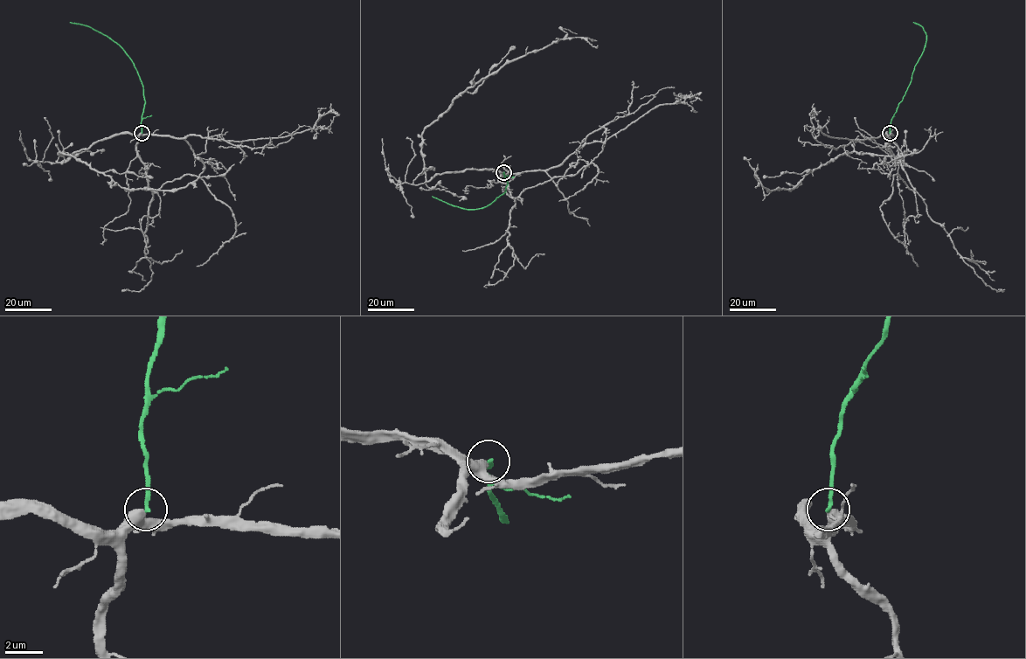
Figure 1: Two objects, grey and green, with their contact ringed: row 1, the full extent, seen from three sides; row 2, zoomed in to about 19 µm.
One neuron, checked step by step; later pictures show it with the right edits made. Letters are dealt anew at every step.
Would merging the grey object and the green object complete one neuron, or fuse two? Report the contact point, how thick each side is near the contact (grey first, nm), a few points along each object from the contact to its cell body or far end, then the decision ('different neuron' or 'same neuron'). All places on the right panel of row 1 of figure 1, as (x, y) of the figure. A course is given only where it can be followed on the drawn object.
at (890, 133); 380 nm thick on the grey side, 200 nm on the other; grey runs (890, 133), (897, 160), (839, 155), (793, 189), (767, 190), (754, 176), (762, 200); green runs (890, 133), (890, 121), (926, 42), (925, 32), (913, 22); different neuron

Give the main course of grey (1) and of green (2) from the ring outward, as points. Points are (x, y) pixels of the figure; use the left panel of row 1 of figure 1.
1: (142, 133), (105, 137), (67, 160), (58, 153), (126, 189), (176, 190), (198, 177), (222, 176), (235, 200)
2: (142, 133), (143, 87), (134, 64), (115, 42), (84, 24), (70, 22)

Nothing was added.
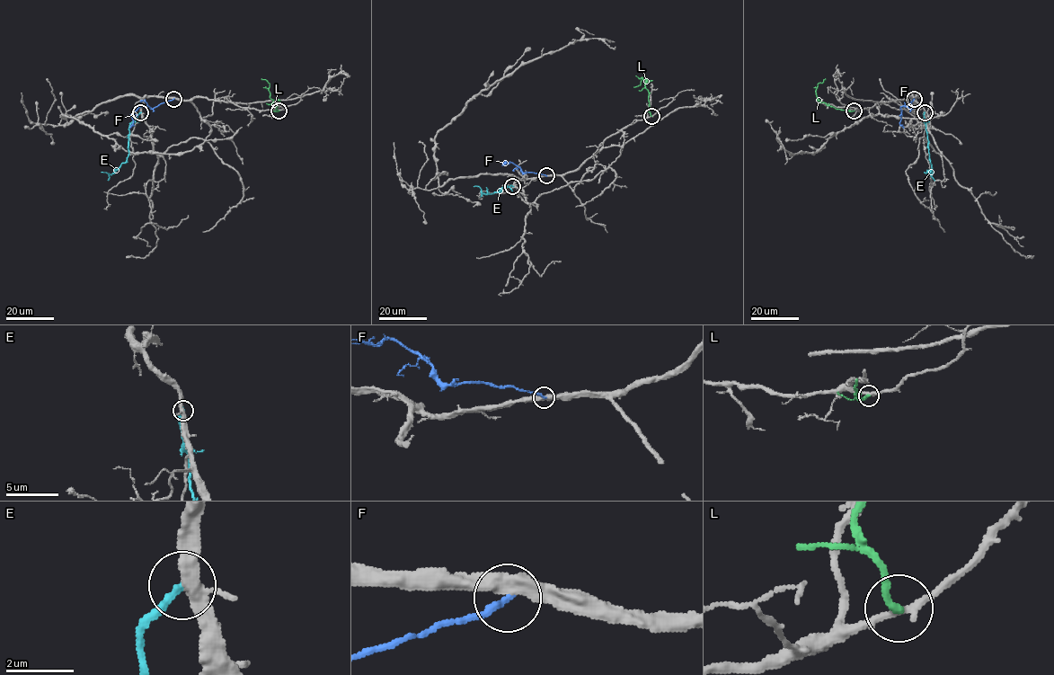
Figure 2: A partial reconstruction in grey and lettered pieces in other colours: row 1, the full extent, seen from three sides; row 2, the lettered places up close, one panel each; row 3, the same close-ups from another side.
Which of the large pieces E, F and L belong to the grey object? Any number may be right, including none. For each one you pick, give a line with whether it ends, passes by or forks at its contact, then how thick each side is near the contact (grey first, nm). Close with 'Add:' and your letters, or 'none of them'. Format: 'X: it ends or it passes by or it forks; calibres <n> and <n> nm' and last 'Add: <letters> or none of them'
Add: none of them

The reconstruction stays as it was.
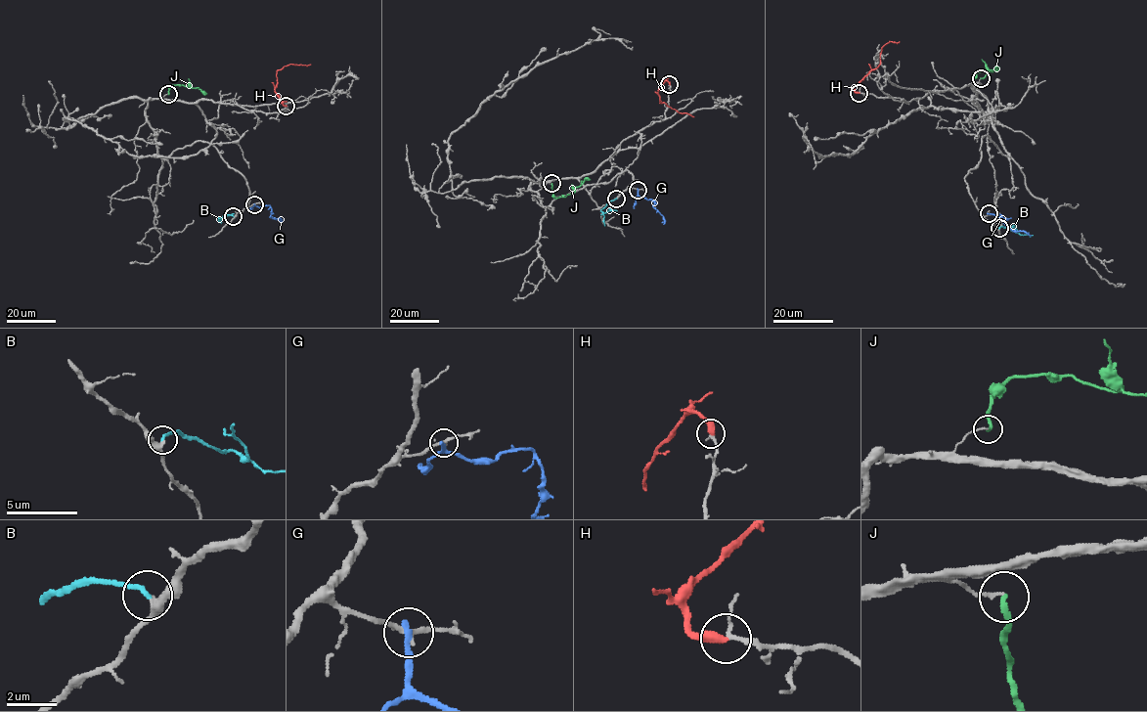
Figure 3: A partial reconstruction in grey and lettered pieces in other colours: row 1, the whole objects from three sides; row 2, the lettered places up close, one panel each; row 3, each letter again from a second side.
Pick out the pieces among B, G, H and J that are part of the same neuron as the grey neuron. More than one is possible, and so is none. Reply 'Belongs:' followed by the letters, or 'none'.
Belongs: B, H

